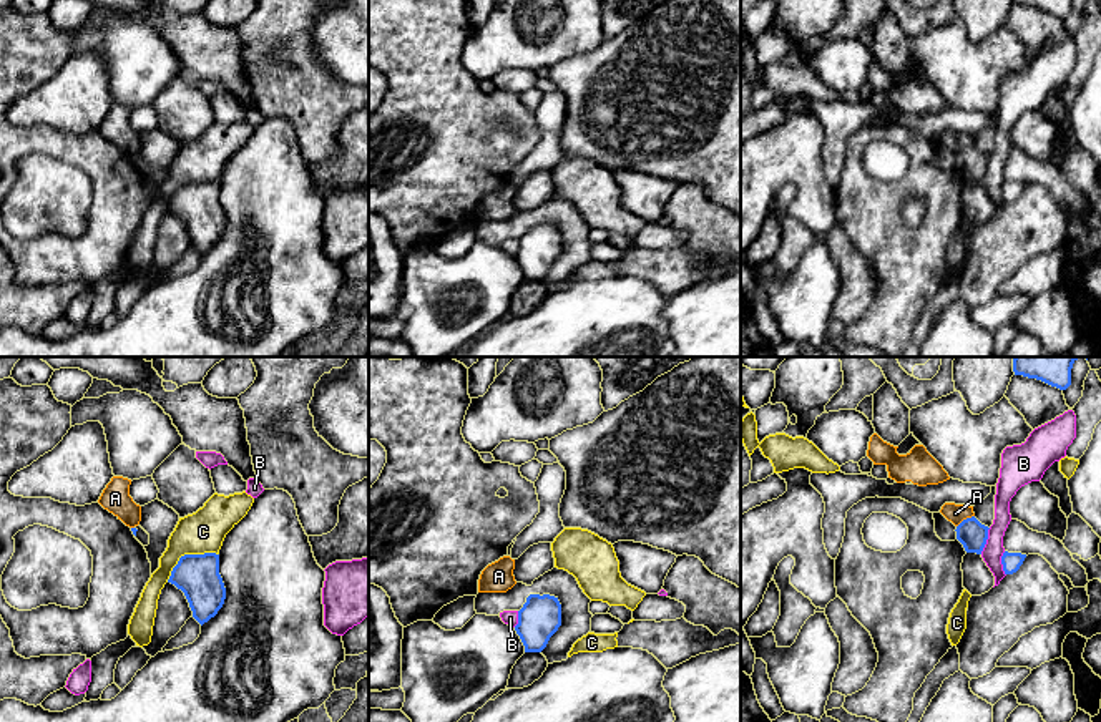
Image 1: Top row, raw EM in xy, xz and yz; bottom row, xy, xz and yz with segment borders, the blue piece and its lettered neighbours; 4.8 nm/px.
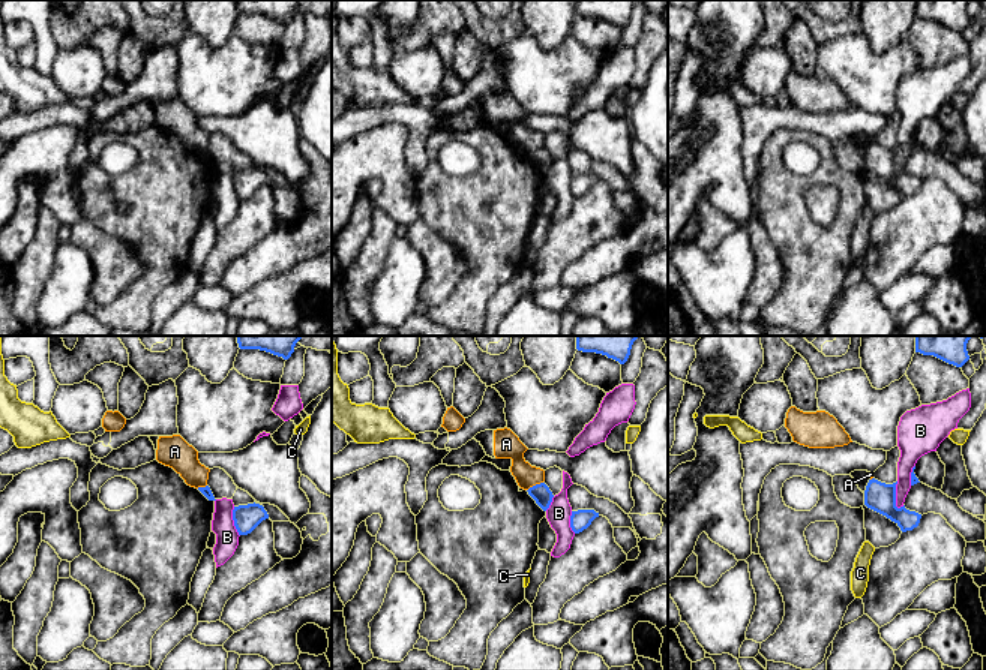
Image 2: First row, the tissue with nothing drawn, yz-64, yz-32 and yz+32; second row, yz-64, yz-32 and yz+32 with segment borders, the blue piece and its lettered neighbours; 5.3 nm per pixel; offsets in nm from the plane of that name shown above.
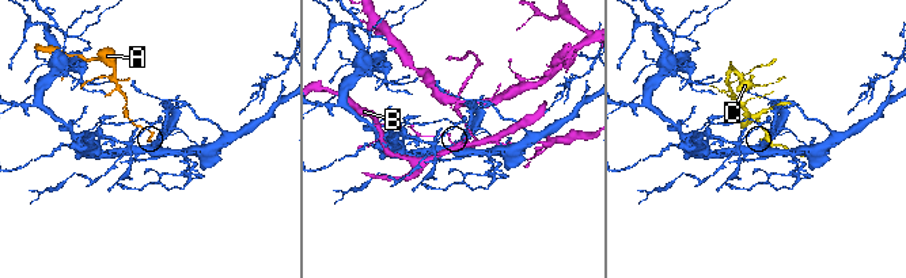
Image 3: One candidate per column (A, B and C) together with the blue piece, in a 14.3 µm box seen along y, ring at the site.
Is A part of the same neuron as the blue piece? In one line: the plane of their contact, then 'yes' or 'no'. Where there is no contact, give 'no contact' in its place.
meets blue in yz; no

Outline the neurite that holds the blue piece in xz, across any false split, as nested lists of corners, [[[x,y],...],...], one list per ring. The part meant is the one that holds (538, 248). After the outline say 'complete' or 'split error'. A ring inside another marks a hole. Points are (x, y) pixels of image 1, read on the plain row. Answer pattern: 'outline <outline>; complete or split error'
outline [[[530,222],[518,239],[515,259],[525,274],[525,281],[541,281],[560,254],[561,232],[558,226]]]; complete

